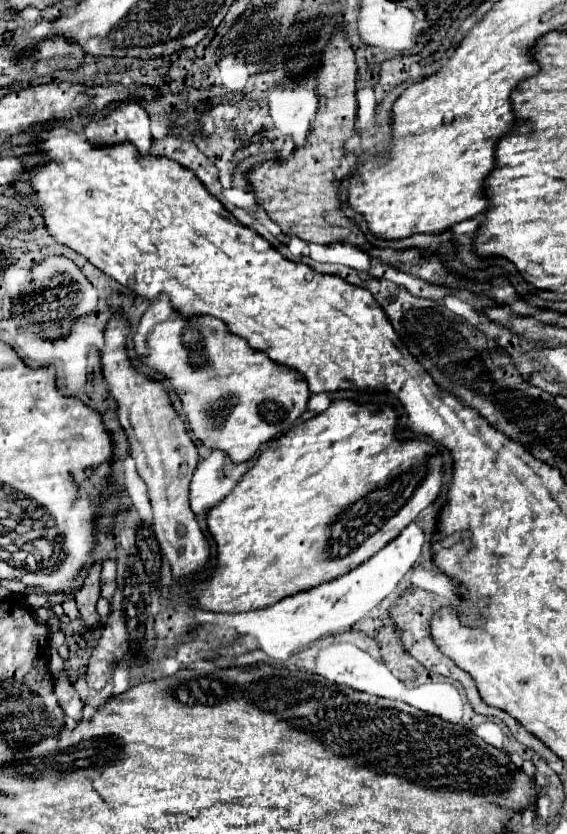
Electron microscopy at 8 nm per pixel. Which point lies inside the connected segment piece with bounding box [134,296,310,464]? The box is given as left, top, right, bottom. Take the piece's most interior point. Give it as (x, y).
(235, 399)

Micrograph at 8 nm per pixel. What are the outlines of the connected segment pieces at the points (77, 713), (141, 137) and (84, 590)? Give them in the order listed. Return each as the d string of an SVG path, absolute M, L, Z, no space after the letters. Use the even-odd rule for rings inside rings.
M66 672L54 676L54 694L58 696L58 702L66 714L66 726L78 724L82 718L82 700L80 694L70 684Z
M128 102L114 108L108 116L88 122L84 134L96 144L132 142L140 154L148 154L152 146L150 120L142 104Z
M96 560L88 570L88 576L82 588L76 592L76 604L78 604L80 616L88 626L98 624L100 620L100 616L96 614L96 600L100 598L100 570L102 570L102 560Z

